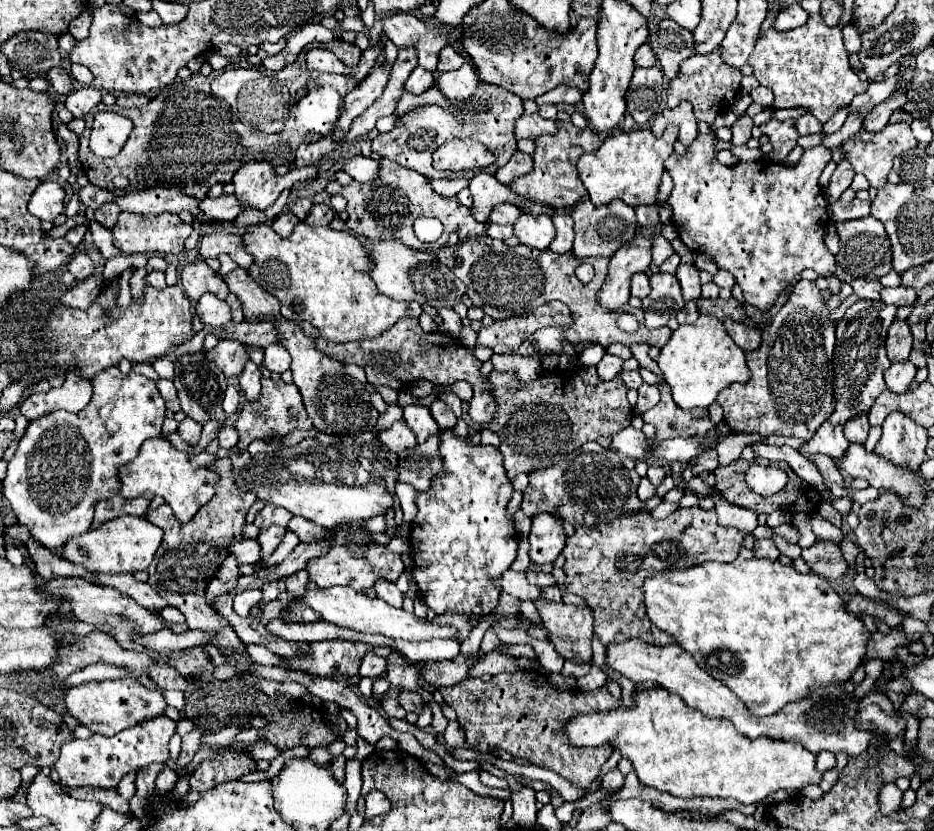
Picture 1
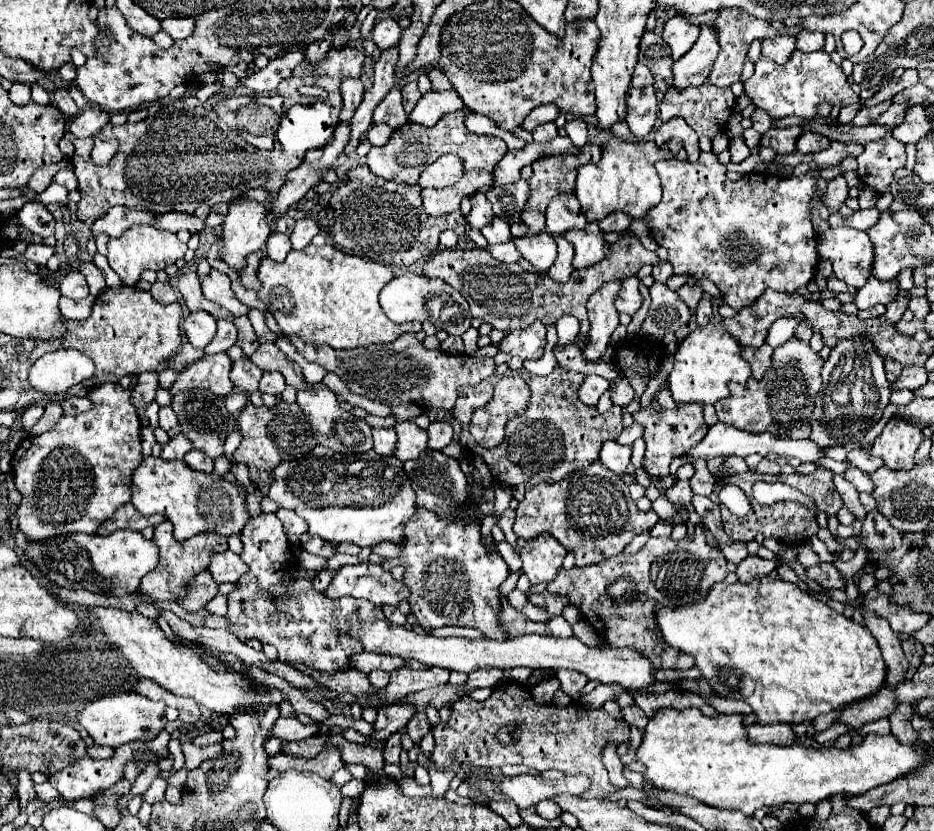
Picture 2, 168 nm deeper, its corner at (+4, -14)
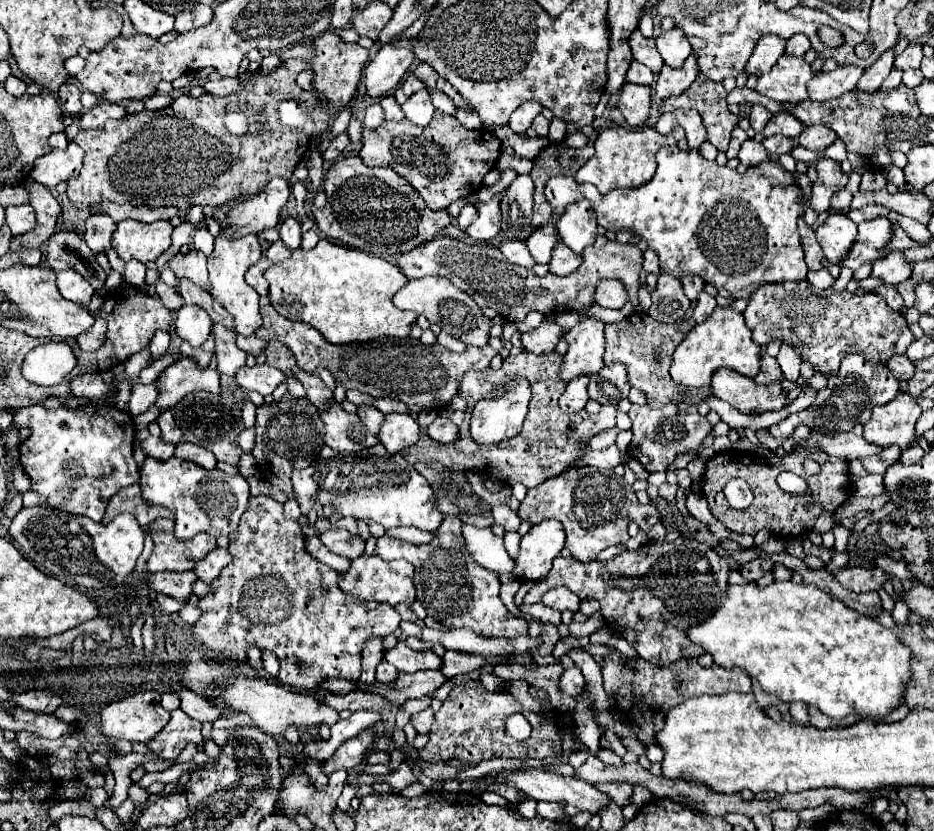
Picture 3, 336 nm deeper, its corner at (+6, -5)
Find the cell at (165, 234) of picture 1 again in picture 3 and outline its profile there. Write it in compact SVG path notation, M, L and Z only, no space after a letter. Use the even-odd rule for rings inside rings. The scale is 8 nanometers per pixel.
M123 220L113 232L113 250L129 262L131 258L139 262L157 260L171 246L171 222L151 222L143 224L137 220Z

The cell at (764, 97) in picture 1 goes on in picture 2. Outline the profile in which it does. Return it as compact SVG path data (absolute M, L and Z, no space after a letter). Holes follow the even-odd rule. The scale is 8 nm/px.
M755 109L755 111L753 111L753 115L751 115L751 121L753 121L755 131L759 131L761 135L763 135L763 133L767 133L767 131L769 131L769 127L771 127L771 123L773 123L773 119L771 119L763 109Z

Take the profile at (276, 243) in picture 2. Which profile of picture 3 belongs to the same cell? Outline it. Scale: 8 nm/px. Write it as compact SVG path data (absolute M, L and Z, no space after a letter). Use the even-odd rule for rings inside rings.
M281 240L273 242L273 244L267 248L267 258L269 258L273 264L283 262L283 260L287 260L289 256L291 256L291 250L289 250Z

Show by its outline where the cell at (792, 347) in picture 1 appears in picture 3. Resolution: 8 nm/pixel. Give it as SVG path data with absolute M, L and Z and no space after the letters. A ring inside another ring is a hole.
M715 370L711 378L711 390L719 400L731 404L743 414L755 408L763 412L779 410L787 402L787 394L781 392L781 382L757 386L751 378L735 374L735 370Z

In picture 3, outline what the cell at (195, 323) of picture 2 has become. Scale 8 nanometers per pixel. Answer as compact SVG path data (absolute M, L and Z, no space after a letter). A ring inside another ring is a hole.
M183 306L175 318L175 334L189 342L193 348L199 348L211 332L211 318L199 306Z

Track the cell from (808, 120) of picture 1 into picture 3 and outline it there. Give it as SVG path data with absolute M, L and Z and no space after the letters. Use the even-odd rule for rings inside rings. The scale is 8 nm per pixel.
M823 124L805 128L805 130L801 132L801 136L797 138L797 142L799 142L803 148L807 148L807 150L817 150L817 152L819 152L819 150L825 150L825 148L831 146L835 140L837 140L837 134L835 134L831 128L823 126Z

